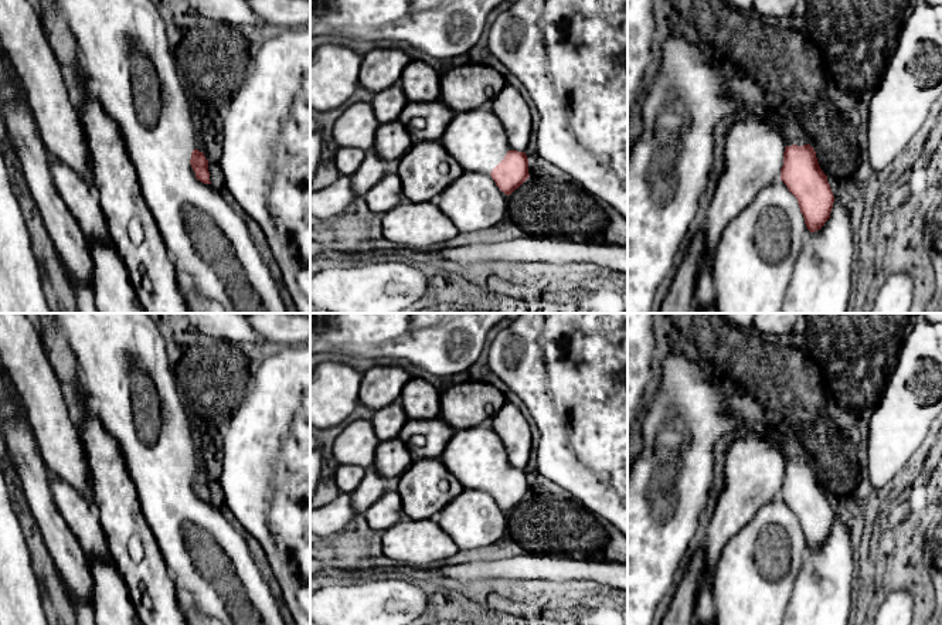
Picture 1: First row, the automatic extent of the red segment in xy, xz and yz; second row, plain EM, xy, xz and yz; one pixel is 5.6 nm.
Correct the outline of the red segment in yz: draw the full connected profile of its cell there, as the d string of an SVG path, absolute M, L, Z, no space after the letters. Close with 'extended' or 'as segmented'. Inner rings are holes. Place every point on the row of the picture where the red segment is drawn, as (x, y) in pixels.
M809 143L785 147L781 180L796 197L807 230L820 230L830 218L834 196Z; as segmented

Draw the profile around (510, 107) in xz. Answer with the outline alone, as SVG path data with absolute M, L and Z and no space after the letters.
M507 85L490 103L504 126L511 150L527 152L531 137L531 109L526 98Z

